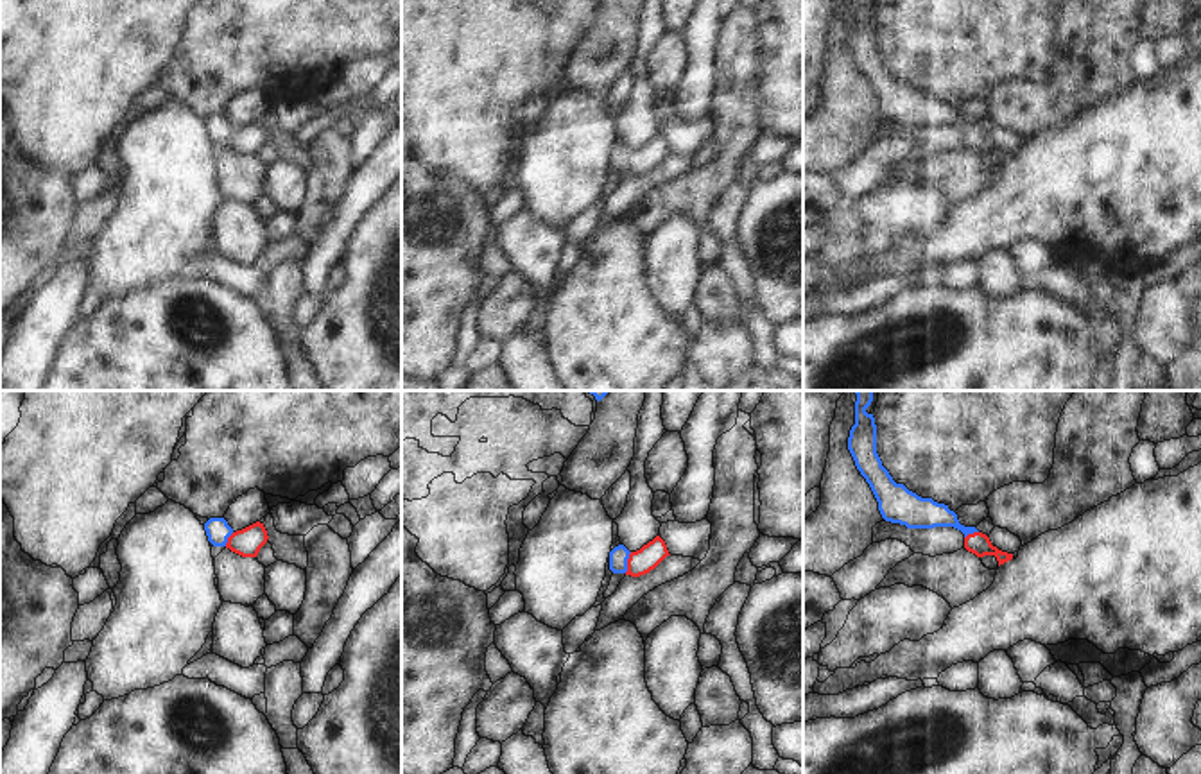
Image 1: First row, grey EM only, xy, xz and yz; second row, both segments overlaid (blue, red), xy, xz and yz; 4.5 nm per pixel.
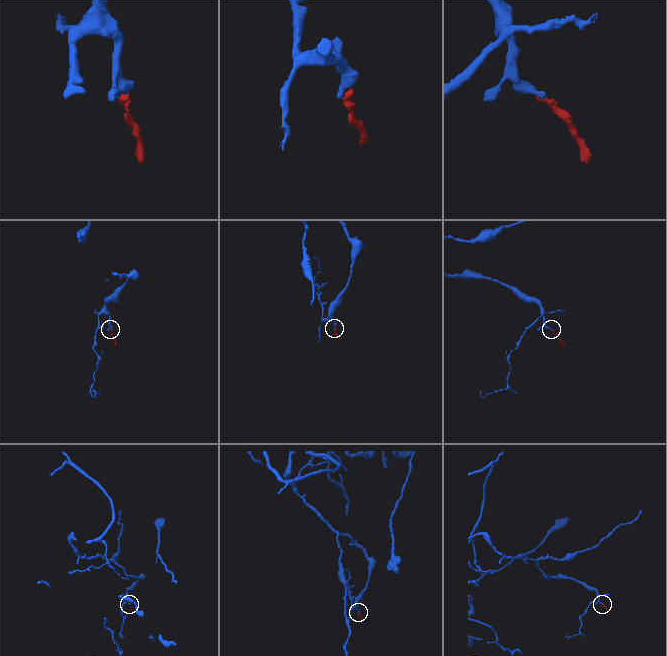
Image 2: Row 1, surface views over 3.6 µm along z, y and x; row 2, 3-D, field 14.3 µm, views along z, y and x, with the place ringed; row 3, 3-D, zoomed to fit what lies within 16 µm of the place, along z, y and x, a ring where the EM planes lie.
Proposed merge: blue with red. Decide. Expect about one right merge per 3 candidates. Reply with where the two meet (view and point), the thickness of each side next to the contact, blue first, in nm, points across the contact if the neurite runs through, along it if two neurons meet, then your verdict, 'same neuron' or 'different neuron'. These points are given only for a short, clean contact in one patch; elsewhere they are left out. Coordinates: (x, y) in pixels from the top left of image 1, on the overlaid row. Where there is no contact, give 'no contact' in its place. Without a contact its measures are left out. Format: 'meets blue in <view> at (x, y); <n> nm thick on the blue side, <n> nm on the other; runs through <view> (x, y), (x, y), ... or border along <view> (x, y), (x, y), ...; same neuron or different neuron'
meets blue in xz at (626, 563); 90 nm thick on the blue side, 110 nm on the other; runs through xz (619, 556), (626, 563), (640, 563), (649, 556); same neuron

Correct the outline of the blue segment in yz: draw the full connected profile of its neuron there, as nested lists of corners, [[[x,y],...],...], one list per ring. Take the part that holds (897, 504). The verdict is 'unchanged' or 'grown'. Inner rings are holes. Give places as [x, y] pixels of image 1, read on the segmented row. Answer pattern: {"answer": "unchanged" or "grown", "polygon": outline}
{"answer": "grown", "polygon": [[[855,391],[855,425],[850,430],[848,450],[857,469],[869,484],[882,518],[905,525],[907,529],[954,527],[964,534],[964,548],[977,557],[995,555],[998,566],[1011,561],[1013,554],[993,546],[989,538],[975,527],[961,525],[957,514],[950,511],[948,505],[937,503],[932,498],[921,498],[903,484],[893,480],[877,453],[875,417],[866,412],[873,401],[873,392],[875,391]]]}

